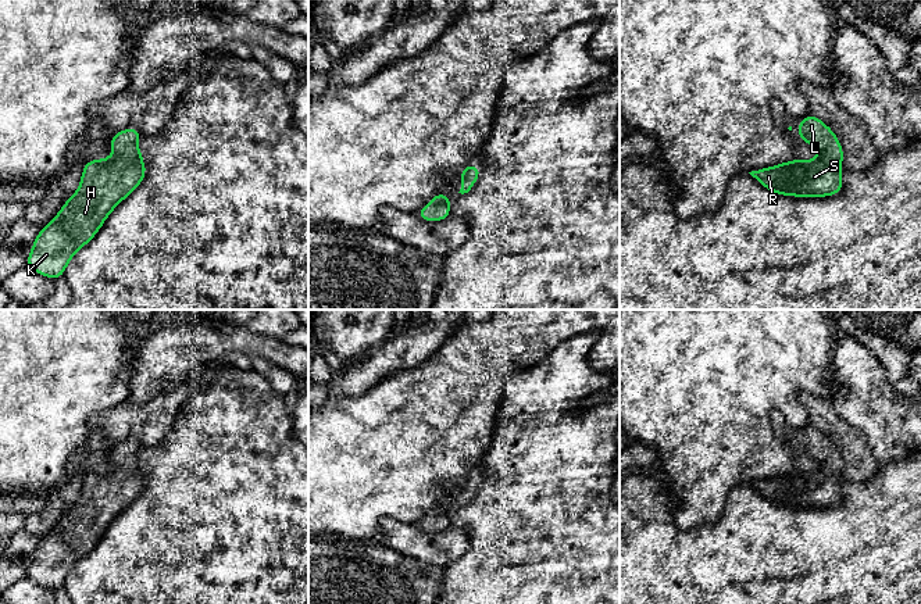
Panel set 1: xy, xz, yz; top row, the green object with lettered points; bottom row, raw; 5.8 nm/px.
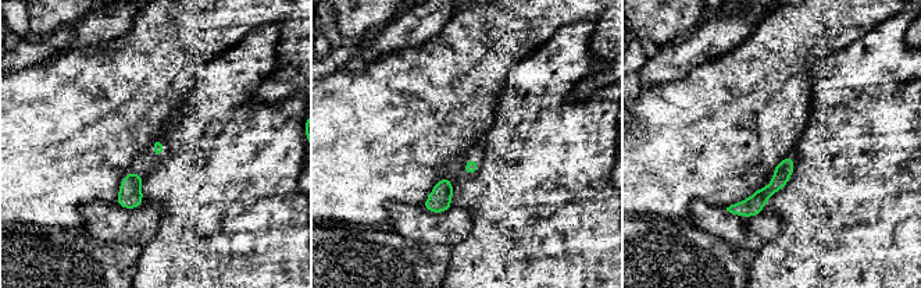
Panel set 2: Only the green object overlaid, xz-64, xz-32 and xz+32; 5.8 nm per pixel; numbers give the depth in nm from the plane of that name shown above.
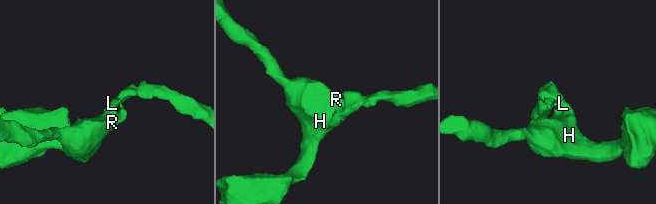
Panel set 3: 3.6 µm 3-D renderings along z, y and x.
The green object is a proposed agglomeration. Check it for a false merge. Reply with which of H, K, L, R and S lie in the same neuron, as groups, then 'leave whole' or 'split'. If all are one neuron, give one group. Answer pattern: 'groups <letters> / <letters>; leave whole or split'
groups H K L R S; leave whole

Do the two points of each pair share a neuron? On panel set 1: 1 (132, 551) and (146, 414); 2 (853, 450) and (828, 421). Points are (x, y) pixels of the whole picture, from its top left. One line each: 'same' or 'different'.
1: different
2: same

